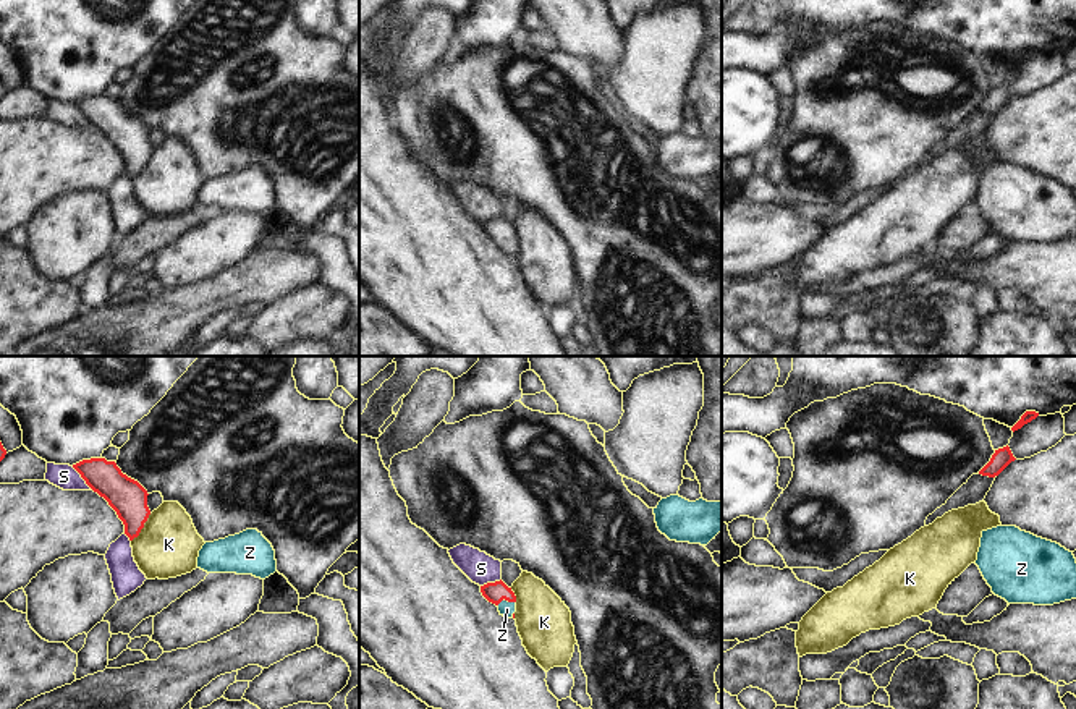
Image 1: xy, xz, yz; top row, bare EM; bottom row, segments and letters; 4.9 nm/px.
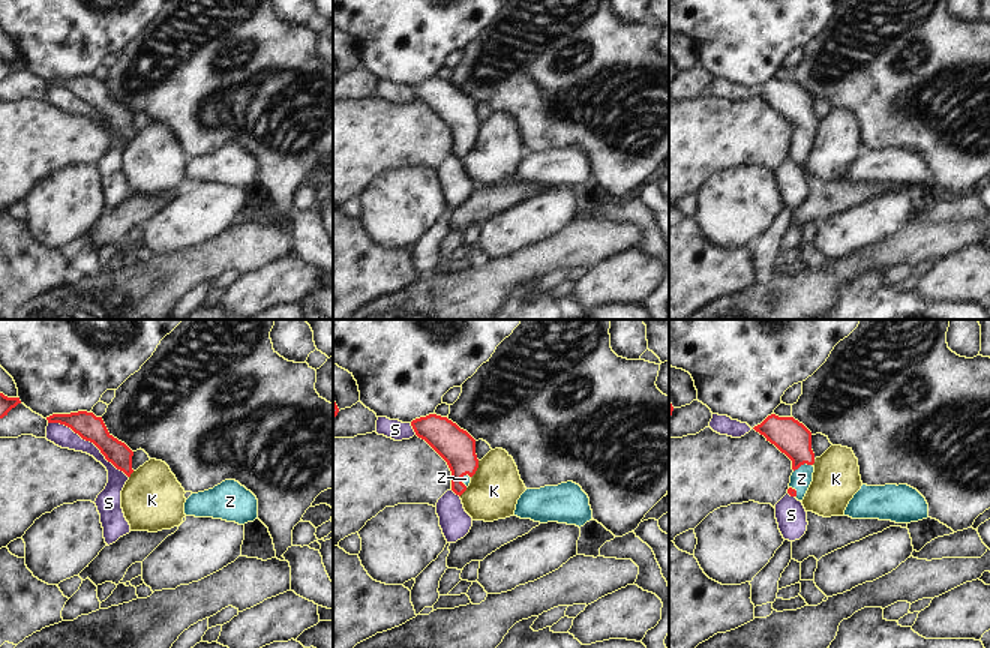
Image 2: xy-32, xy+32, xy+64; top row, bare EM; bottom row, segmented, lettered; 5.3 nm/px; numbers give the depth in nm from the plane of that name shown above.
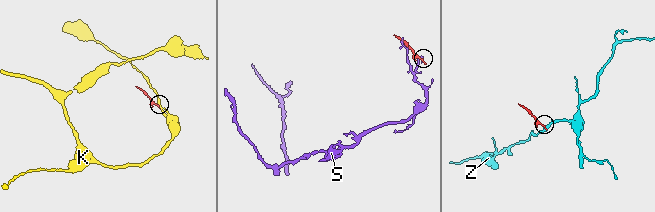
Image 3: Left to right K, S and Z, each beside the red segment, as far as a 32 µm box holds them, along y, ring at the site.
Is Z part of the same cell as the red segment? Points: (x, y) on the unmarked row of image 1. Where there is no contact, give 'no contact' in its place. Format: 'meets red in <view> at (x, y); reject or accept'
meets red in xz at (505, 237); accept

